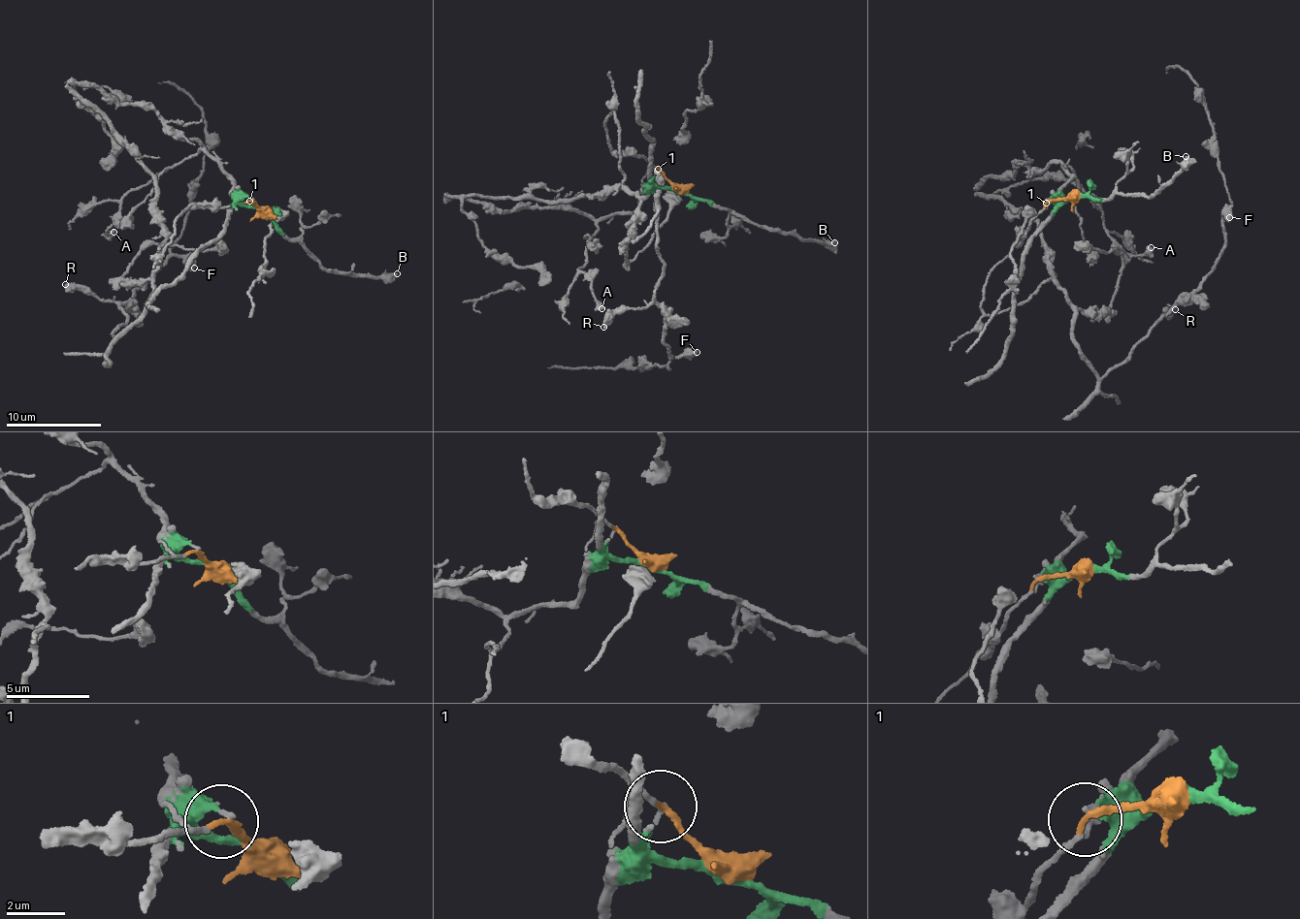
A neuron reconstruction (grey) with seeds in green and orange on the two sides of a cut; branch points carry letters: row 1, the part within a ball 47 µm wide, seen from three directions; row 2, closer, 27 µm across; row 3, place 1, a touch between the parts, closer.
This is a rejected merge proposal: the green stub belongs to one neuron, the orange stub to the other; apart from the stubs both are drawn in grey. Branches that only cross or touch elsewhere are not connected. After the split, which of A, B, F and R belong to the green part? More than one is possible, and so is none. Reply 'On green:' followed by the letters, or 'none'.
On green: A, B

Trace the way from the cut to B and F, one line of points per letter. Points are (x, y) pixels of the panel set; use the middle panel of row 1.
B: (679, 191), (770, 230), (834, 242)
F: (679, 191), (643, 158), (612, 151), (613, 110), (622, 185), (658, 192), (655, 291), (668, 358), (697, 352)

